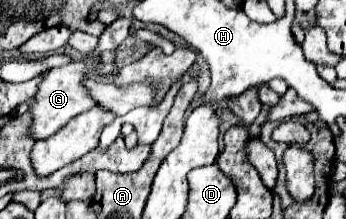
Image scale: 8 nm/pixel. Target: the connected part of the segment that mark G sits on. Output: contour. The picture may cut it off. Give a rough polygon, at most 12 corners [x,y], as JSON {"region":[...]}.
{"region":[[90,65],[48,71],[30,107],[34,141],[94,107]]}

